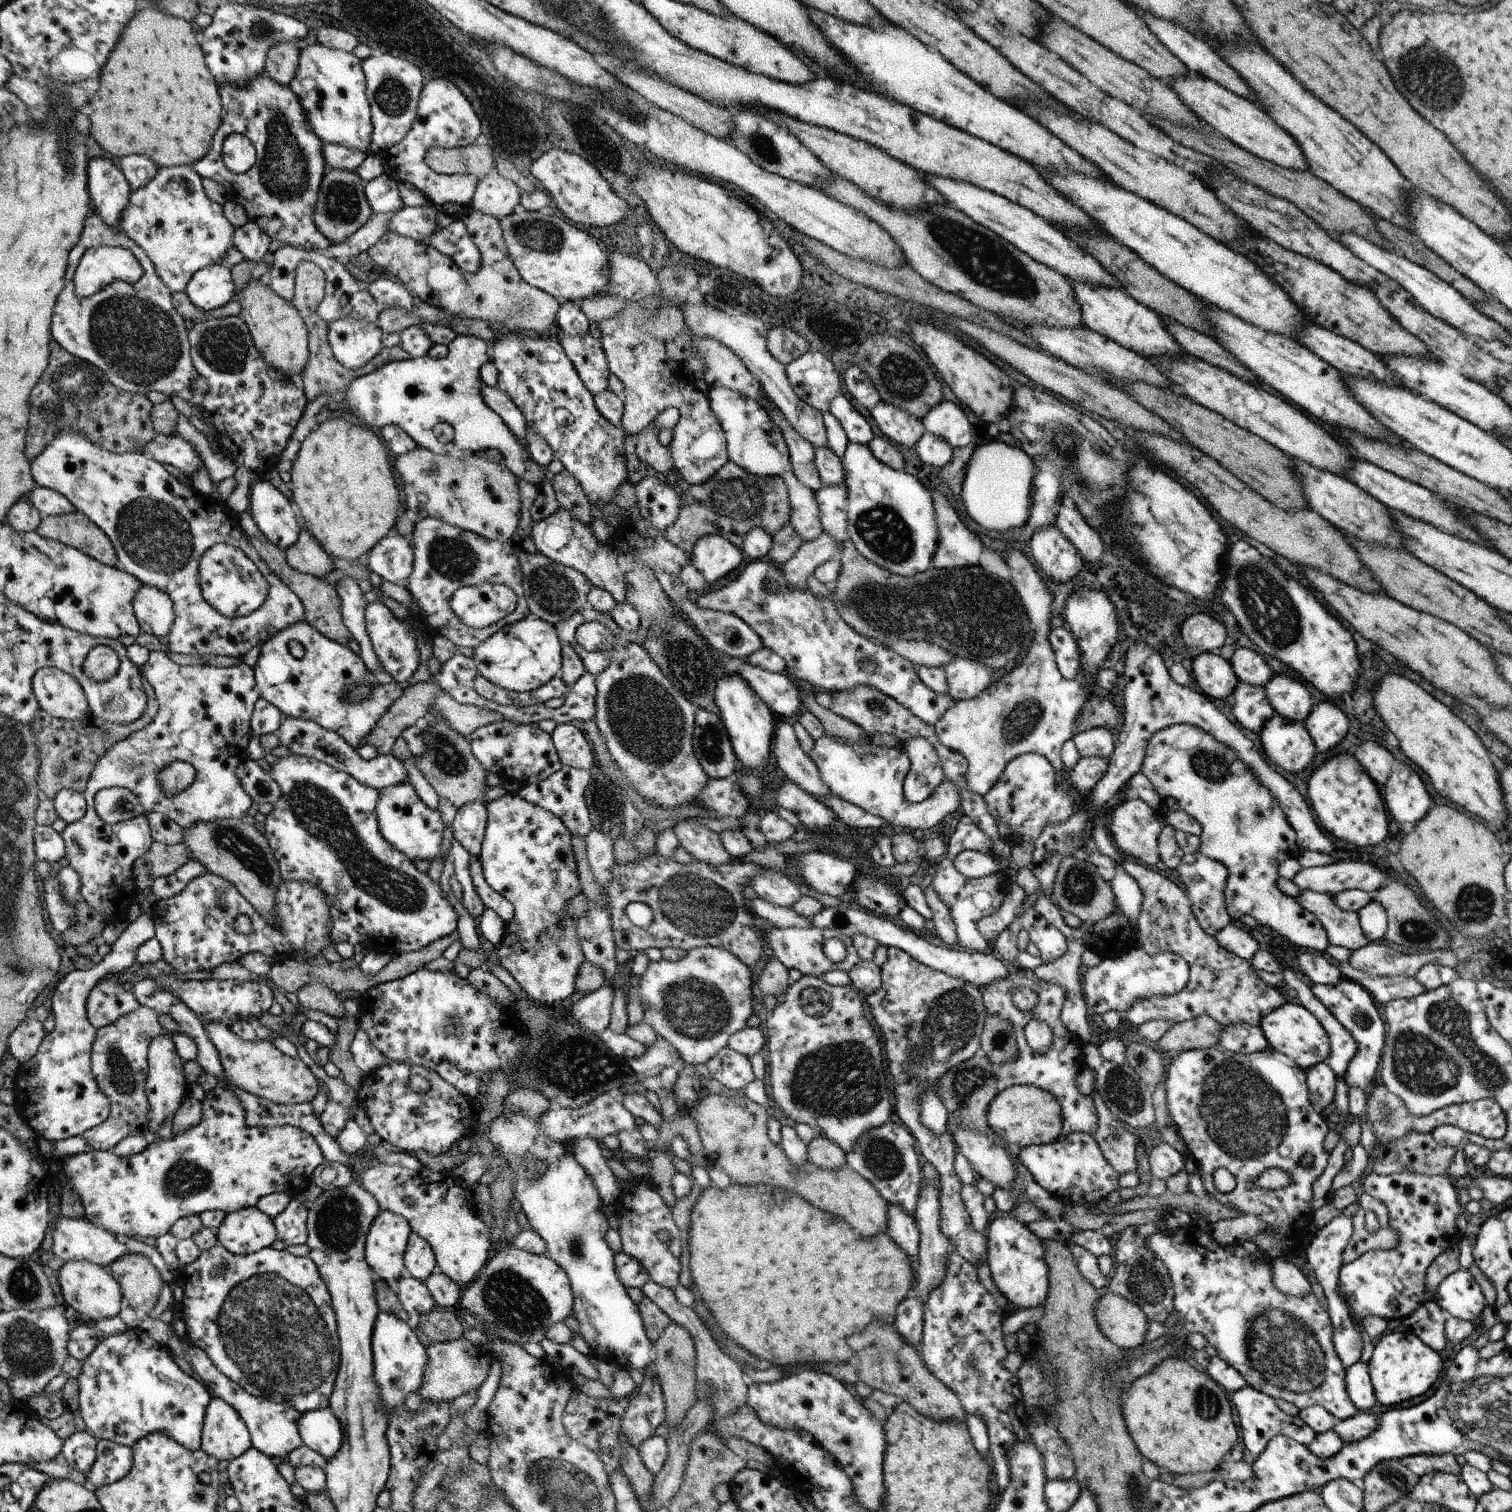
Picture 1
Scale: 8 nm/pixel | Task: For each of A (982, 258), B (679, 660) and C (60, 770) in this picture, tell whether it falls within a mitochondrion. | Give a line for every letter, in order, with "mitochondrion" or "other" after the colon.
A: mitochondrion
B: mitochondrion
C: mitochondrion

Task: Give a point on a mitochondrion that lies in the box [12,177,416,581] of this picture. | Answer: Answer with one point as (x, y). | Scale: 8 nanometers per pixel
(136, 339)

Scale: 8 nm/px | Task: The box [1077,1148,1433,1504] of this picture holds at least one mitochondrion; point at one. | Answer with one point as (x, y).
(1283, 1349)

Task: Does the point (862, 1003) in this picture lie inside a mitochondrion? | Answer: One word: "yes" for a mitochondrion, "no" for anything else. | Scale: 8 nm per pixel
no

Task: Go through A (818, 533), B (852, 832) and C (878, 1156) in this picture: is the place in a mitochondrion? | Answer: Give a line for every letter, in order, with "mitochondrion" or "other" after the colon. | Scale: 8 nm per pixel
A: other
B: other
C: mitochondrion

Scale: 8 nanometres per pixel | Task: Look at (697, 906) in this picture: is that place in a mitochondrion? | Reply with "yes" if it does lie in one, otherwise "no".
yes

